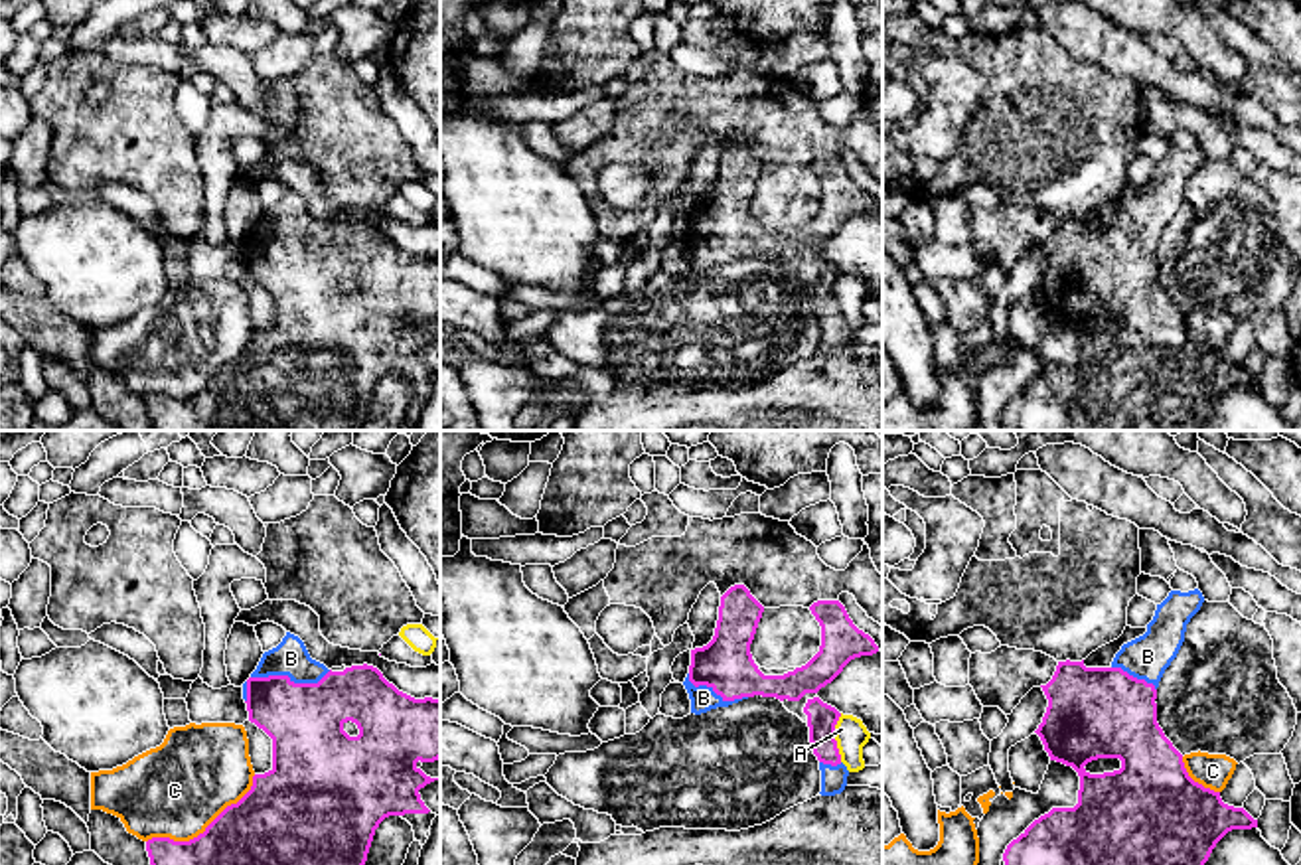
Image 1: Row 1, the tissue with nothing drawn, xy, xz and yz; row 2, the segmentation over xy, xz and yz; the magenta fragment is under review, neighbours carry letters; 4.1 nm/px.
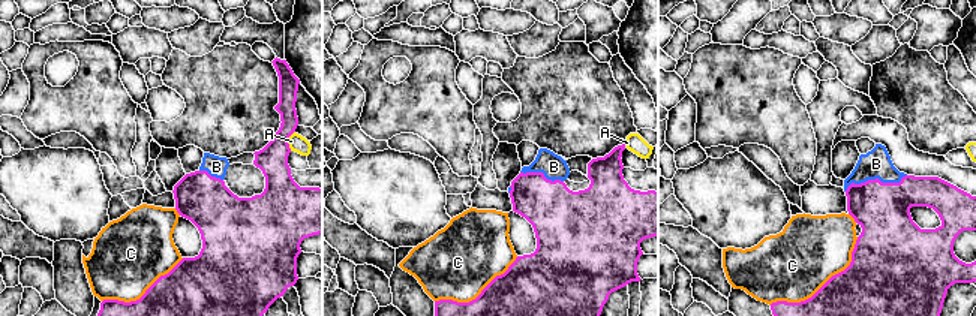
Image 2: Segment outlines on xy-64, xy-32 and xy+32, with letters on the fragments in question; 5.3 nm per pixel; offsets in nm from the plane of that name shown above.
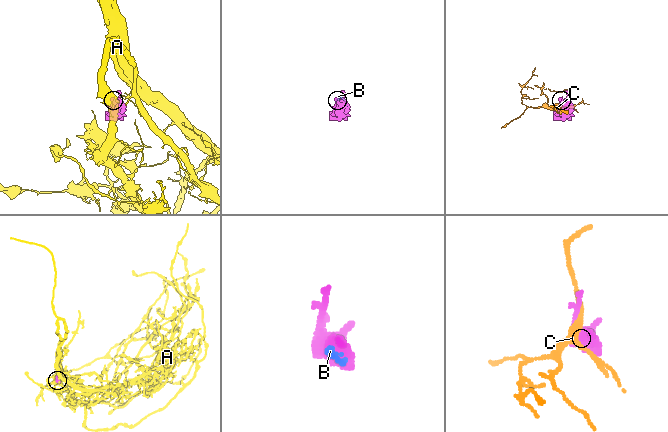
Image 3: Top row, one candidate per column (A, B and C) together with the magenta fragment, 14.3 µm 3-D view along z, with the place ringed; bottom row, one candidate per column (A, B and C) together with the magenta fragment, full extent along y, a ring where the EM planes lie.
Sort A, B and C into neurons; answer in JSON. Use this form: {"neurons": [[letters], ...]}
{"neurons": [["A"], ["B"], ["C"]]}

